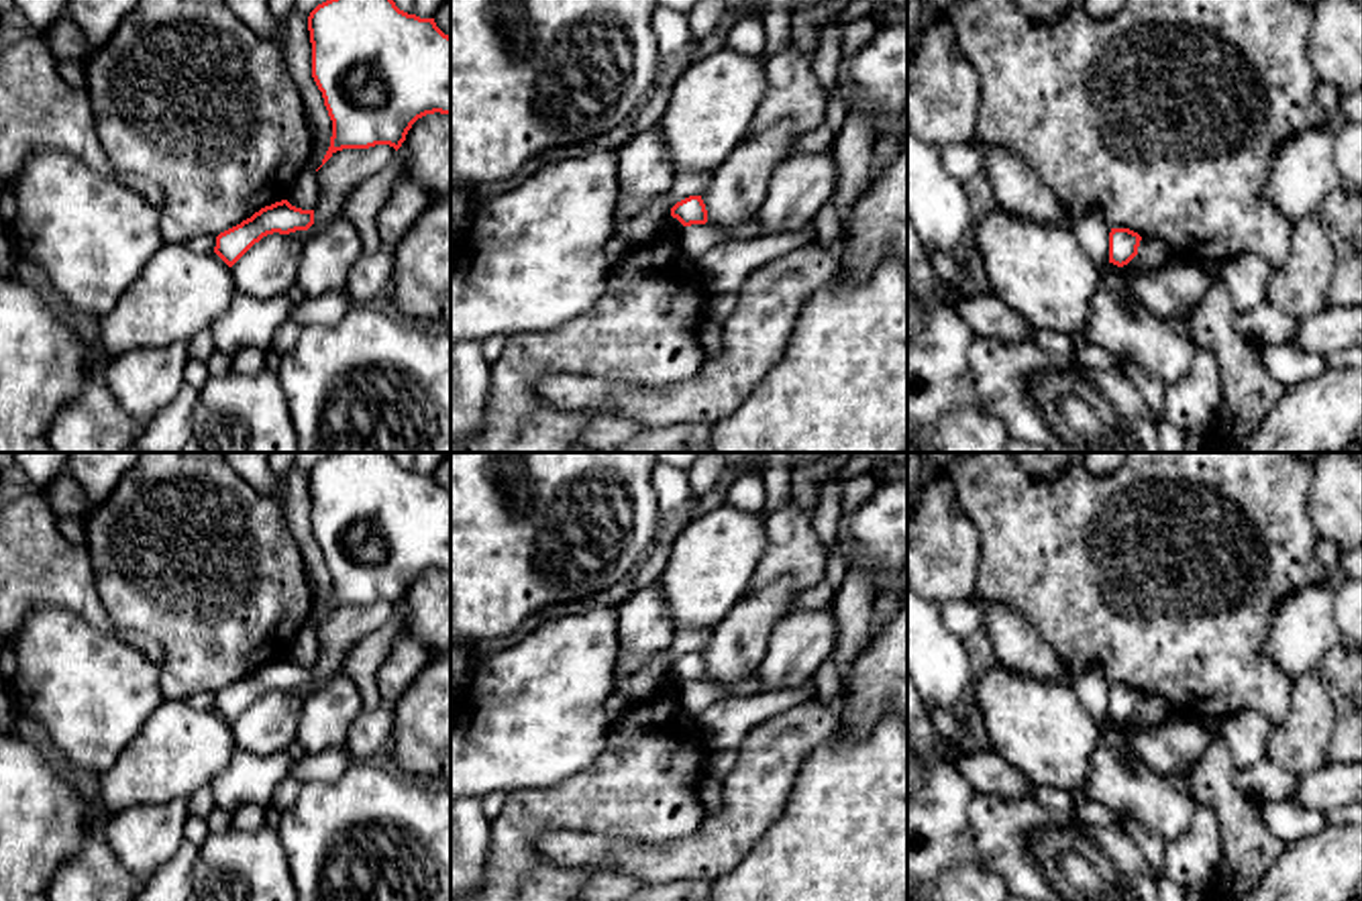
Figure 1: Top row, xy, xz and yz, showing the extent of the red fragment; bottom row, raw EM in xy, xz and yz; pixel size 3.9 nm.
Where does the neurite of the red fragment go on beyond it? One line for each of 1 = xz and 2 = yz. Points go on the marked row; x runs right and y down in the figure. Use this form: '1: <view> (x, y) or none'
1: none
2: none

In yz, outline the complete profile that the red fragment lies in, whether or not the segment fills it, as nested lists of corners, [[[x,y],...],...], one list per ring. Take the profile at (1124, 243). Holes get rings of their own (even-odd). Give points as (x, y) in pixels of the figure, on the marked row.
[[[1111,228],[1109,232],[1109,263],[1123,267],[1136,255],[1142,236],[1130,228]]]

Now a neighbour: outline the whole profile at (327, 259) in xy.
[[[343,212],[304,243],[296,283],[308,298],[345,289],[353,265],[363,257],[357,226]]]

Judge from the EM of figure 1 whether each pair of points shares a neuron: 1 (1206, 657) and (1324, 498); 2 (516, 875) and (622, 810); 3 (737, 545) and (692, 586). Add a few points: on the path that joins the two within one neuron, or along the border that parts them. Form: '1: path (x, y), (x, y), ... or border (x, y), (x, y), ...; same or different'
1: border (1312, 473), (1310, 518), (1320, 537); different
2: path (520, 840), (551, 810), (588, 810); same
3: path (726, 551), (702, 575); same

